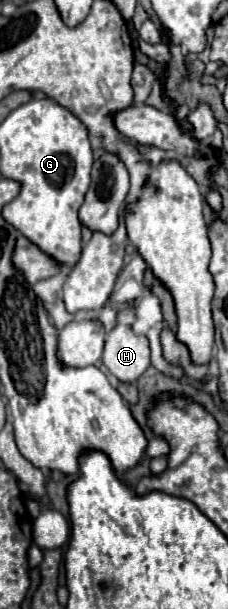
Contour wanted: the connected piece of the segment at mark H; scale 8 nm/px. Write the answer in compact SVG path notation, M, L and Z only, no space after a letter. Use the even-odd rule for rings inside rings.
M131 310L119 312L117 326L107 334L105 352L101 358L111 376L125 384L137 382L137 378L149 368L147 338L133 334L133 322L135 314Z

